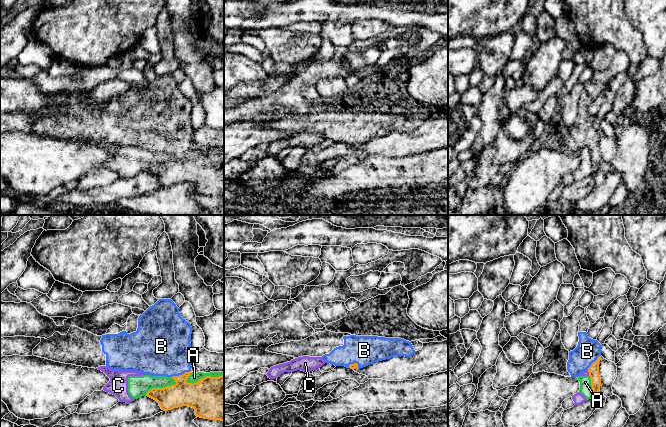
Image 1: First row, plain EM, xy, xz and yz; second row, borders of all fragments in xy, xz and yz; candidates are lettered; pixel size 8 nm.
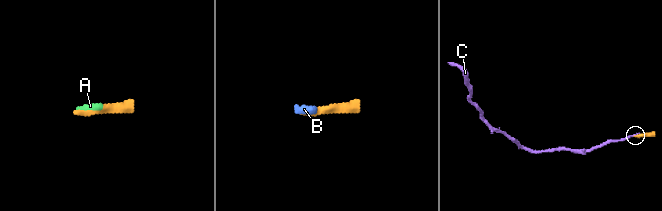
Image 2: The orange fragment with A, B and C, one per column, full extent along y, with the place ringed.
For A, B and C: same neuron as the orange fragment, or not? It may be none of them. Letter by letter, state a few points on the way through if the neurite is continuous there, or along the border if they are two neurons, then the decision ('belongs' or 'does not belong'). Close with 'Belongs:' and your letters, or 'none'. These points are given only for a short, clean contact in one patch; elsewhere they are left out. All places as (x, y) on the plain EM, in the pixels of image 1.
A: does not belong
B: belongs
C: along yz (587, 147), (589, 151) | does not belong
Belongs: B

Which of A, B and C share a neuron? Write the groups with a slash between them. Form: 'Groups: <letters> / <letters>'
Groups: A C / B

